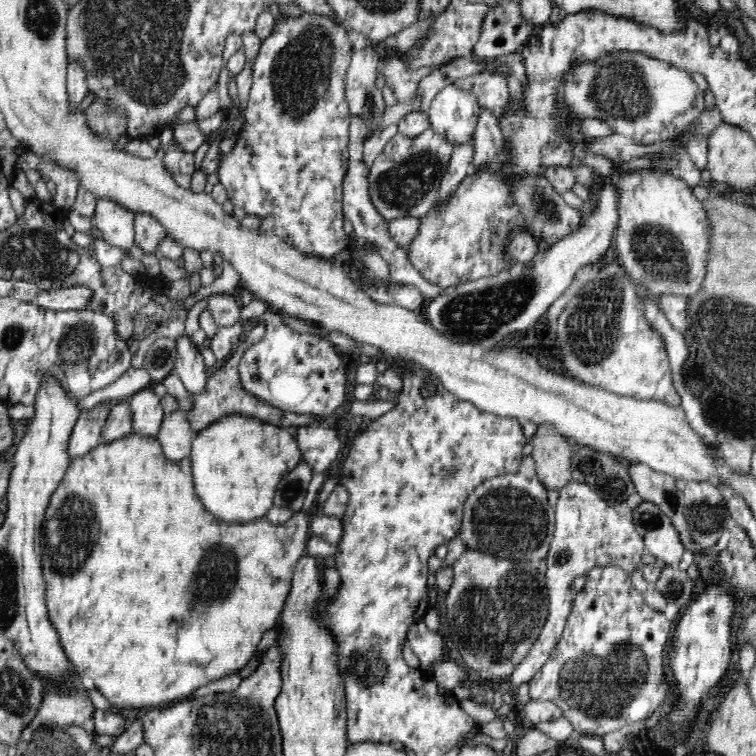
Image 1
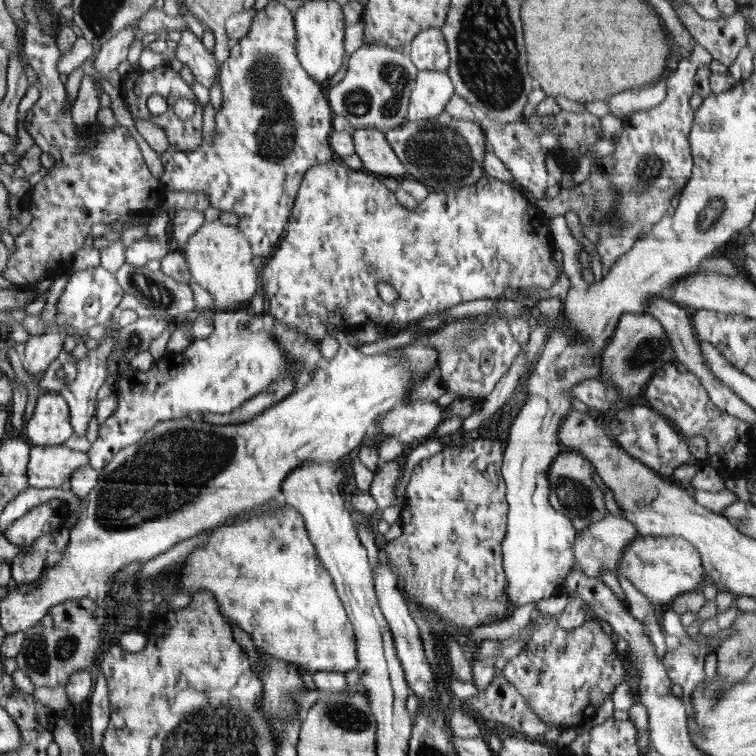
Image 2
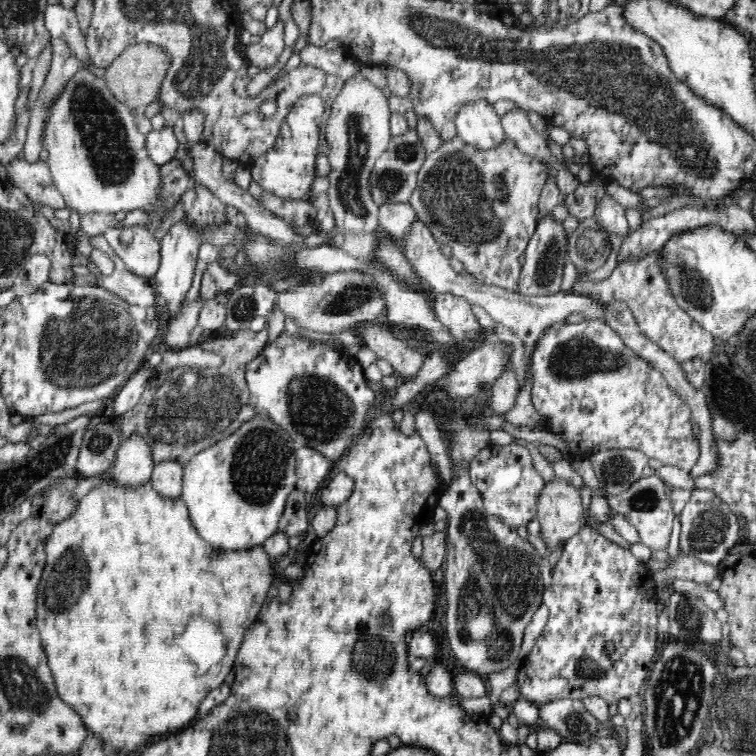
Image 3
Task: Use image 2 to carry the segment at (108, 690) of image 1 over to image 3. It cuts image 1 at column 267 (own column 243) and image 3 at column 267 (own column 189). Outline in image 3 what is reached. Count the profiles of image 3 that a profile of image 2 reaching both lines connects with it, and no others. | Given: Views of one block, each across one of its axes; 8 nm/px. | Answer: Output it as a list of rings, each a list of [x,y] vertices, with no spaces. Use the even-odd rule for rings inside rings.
[[[114,480],[94,488],[78,500],[76,512],[70,514],[70,518],[51,527],[44,551],[47,554],[47,565],[44,566],[37,590],[37,628],[56,685],[57,696],[85,723],[85,728],[114,750],[140,750],[152,738],[164,734],[174,735],[174,732],[182,731],[182,728],[192,724],[202,698],[206,698],[212,688],[222,686],[226,674],[232,670],[244,633],[256,621],[275,573],[271,558],[266,554],[263,545],[231,553],[213,549],[192,524],[183,499],[165,500],[153,490],[151,481],[136,489],[118,487],[114,485]]]

